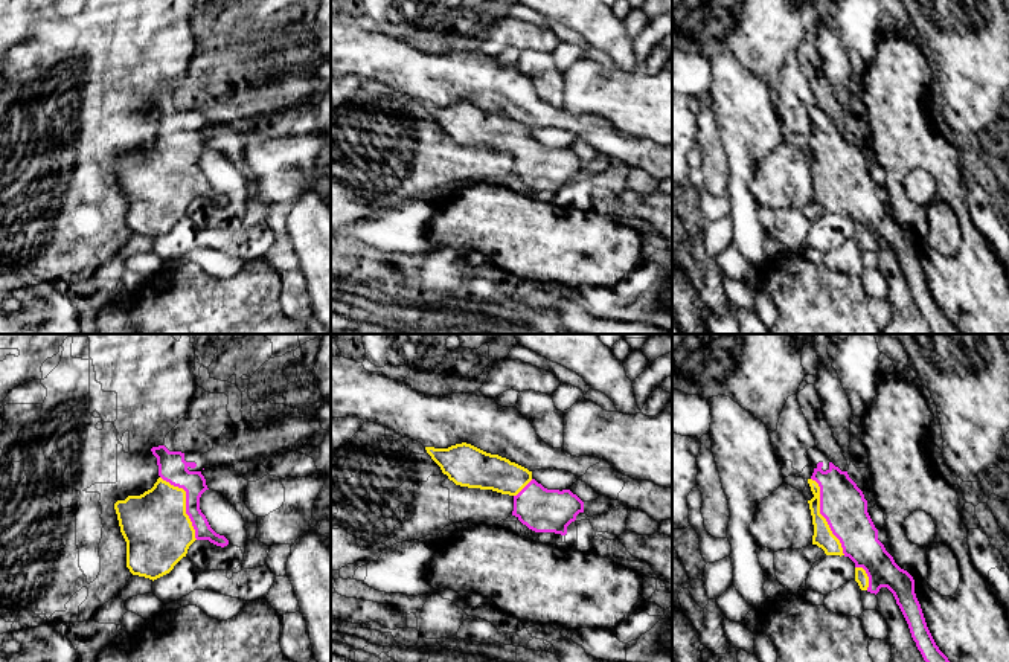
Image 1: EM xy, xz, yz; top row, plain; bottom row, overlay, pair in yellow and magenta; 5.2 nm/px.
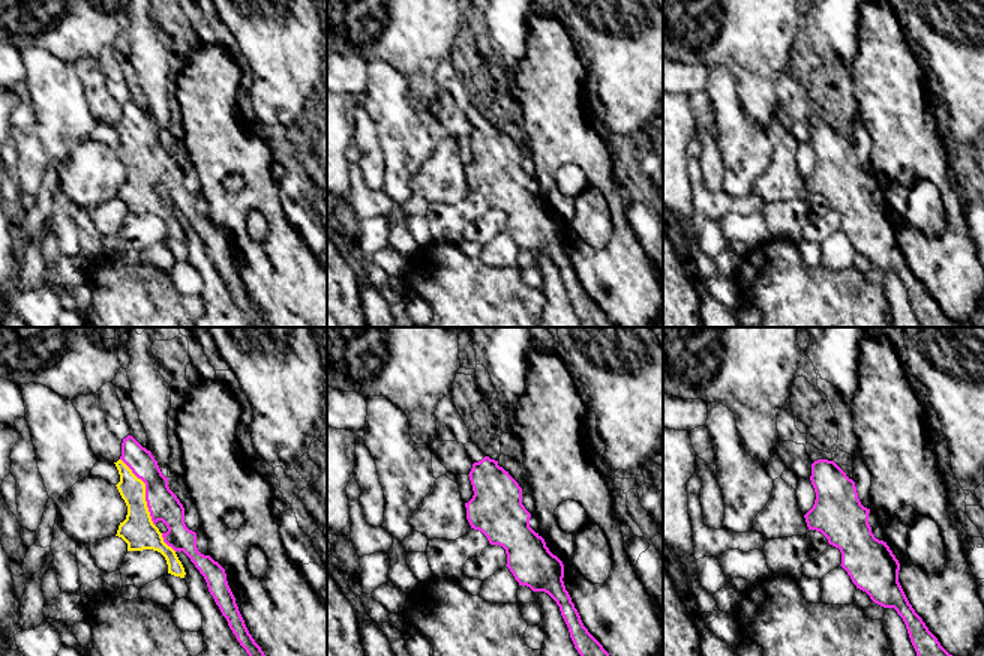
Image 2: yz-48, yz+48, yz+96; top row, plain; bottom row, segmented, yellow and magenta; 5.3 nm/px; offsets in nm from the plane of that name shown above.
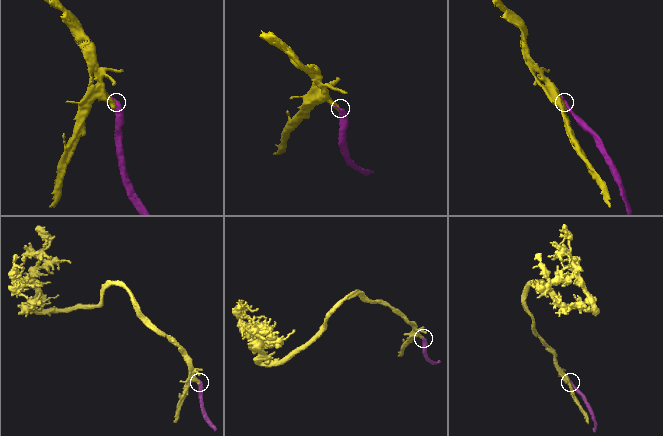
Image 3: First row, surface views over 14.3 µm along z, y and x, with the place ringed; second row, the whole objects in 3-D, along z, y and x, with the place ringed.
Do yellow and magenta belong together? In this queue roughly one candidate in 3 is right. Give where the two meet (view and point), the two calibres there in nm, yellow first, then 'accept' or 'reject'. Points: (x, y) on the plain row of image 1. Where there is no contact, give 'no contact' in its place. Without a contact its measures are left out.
contact yz (822, 174); calibres 110 and 240 nm; accept

